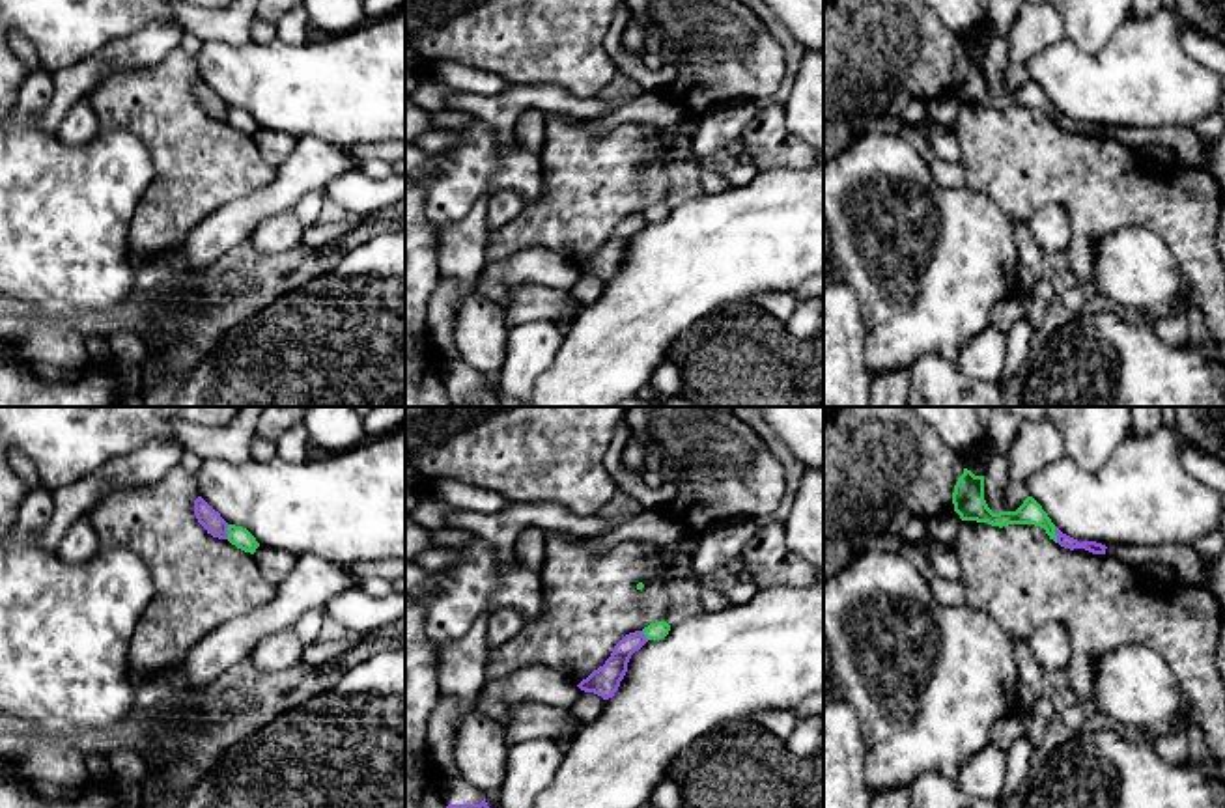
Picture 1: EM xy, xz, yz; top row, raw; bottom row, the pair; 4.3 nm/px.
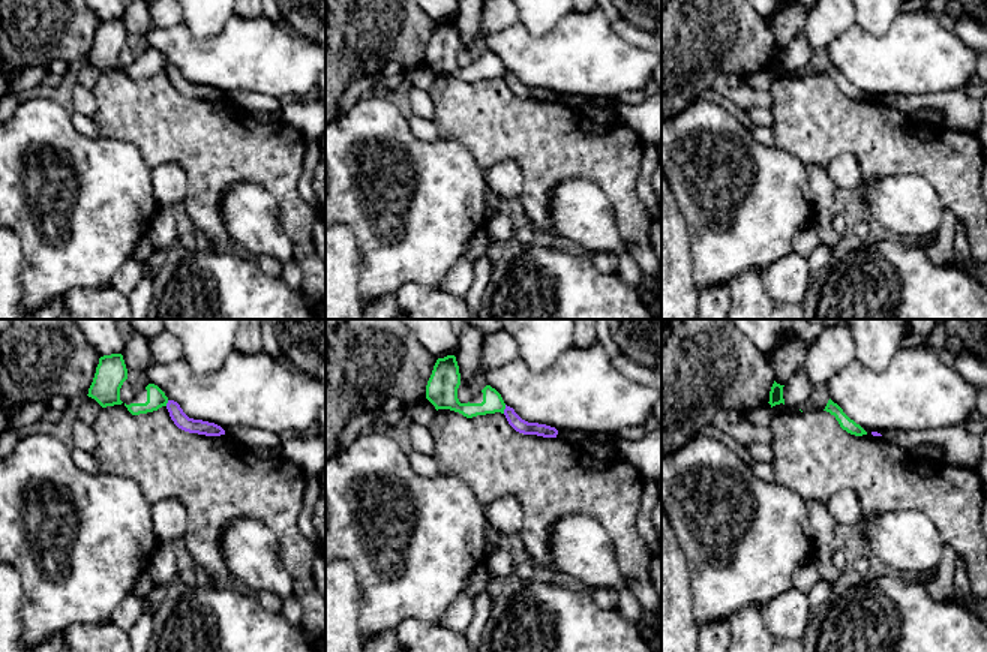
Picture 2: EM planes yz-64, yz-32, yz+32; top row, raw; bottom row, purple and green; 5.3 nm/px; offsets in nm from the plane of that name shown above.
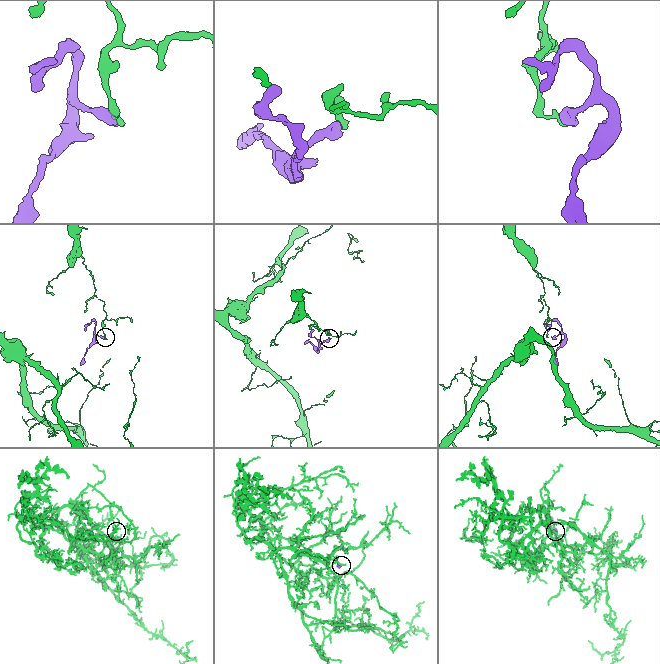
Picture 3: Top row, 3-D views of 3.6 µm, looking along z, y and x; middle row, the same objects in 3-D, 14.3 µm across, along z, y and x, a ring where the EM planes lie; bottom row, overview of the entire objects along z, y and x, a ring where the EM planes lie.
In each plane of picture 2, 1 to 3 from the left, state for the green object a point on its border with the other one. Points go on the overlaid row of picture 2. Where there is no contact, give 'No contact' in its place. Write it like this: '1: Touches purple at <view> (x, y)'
1: Touches purple at yz-64 (167, 403)
2: Touches purple at yz-32 (504, 409)
3: No contact

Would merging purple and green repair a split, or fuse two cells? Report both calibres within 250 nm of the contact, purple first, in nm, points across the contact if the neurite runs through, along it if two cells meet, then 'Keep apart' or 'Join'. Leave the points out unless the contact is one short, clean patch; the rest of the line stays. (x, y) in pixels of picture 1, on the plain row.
Thickness 60 nm (purple) against 100 nm. Boundary: yz (1054, 109), (1057, 124). Keep apart

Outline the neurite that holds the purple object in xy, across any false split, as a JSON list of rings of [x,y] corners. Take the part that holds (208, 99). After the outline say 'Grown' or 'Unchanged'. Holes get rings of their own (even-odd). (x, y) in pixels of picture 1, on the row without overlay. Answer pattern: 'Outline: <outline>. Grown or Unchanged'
Outline: [[[202,78],[194,82],[194,97],[207,116],[228,121],[228,104]]]. Unchanged

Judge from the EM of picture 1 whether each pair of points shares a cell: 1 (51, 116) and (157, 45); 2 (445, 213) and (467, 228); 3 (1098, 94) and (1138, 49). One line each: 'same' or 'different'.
1: same
2: different
3: same

